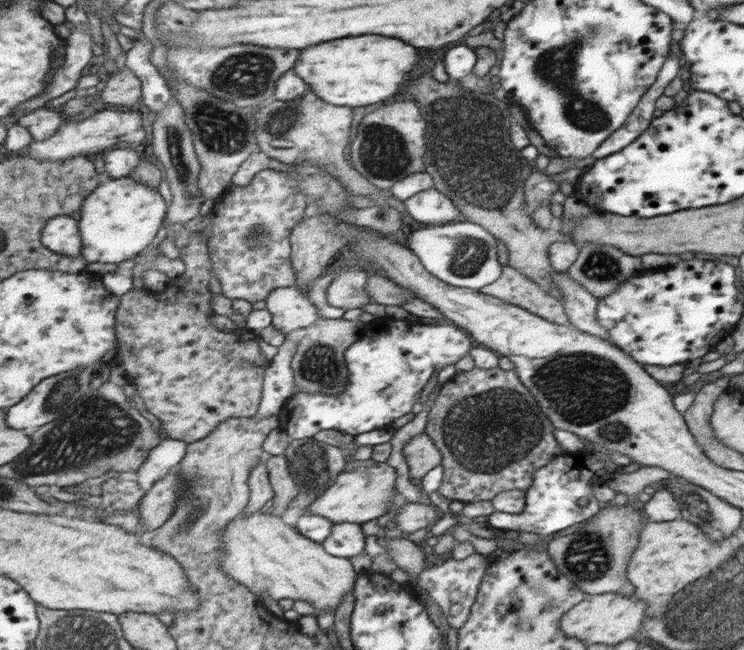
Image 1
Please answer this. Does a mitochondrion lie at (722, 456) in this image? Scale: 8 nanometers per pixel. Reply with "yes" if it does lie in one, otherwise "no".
no

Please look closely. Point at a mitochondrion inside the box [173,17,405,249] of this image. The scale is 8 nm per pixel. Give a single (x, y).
(244, 75)

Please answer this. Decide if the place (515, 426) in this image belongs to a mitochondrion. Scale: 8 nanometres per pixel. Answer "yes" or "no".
yes

